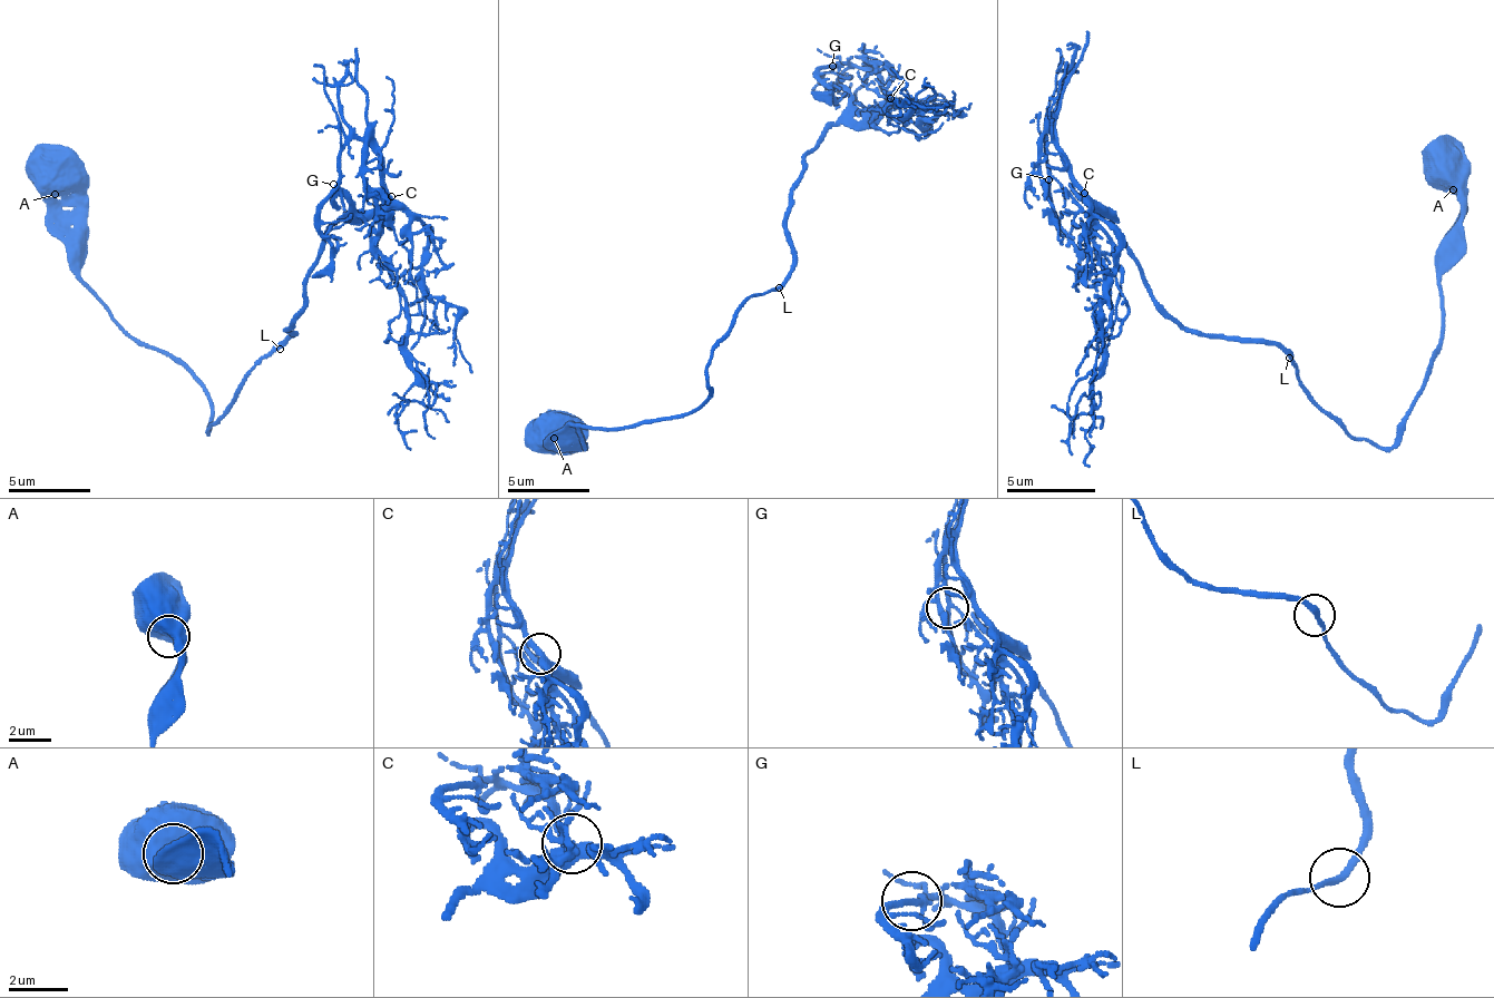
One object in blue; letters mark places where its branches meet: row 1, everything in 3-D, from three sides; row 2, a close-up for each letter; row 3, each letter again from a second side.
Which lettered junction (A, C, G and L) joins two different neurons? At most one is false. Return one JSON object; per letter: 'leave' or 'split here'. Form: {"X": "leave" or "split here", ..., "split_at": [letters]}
{"A": "leave", "C": "leave", "G": "leave", "L": "leave", "split_at": []}

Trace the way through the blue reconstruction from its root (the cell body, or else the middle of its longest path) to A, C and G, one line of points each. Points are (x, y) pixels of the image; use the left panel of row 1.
A: (275, 344), (206, 431), (210, 398), (202, 385), (169, 356), (144, 349), (79, 275), (79, 234), (54, 193)
C: (275, 344), (292, 332), (289, 324), (304, 303), (304, 283), (321, 242), (341, 222), (367, 222), (391, 196)
G: (275, 344), (292, 332), (289, 324), (304, 303), (304, 283), (313, 271), (321, 242), (350, 209), (333, 184)

